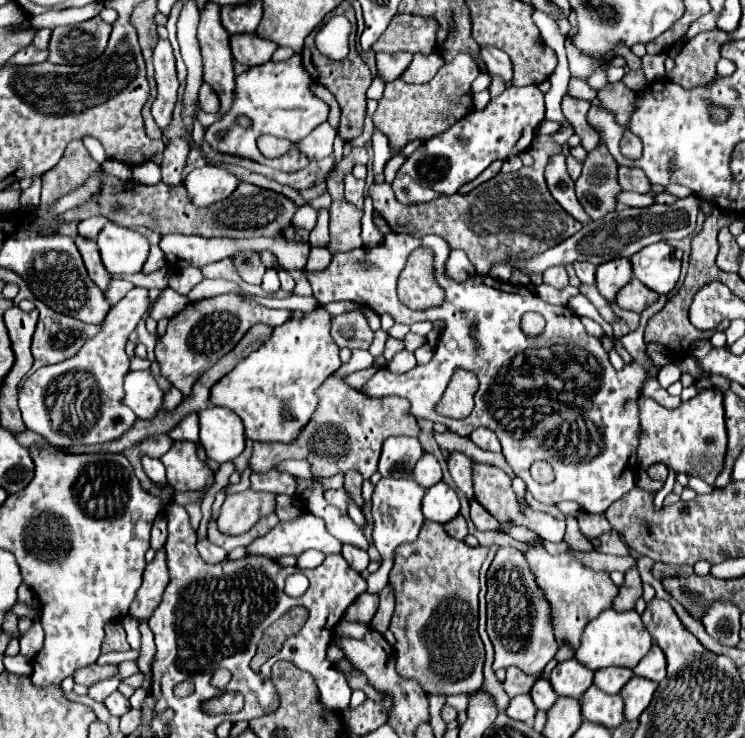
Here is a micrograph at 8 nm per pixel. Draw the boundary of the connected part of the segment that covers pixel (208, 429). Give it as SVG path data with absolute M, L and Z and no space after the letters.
M218 405L198 413L200 417L200 443L206 455L216 463L226 463L236 459L244 451L244 427L240 417Z

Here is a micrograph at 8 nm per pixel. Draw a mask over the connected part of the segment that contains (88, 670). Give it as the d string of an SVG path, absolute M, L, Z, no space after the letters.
M92 663L92 665L86 665L82 669L78 669L74 673L74 681L80 683L80 685L92 685L100 679L106 679L106 677L112 677L116 673L116 667L114 665L98 665L98 663Z

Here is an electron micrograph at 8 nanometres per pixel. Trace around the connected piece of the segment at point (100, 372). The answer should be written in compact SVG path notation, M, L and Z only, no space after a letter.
M134 287L124 299L120 299L120 303L110 307L102 331L84 343L84 347L72 359L34 371L24 381L18 395L26 427L42 435L52 445L106 443L128 431L136 421L136 415L120 403L124 397L122 379L128 373L130 363L128 355L124 353L124 345L148 309L148 289Z

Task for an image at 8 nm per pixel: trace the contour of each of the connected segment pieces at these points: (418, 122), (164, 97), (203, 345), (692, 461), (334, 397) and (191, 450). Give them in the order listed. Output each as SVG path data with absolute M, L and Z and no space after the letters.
M460 53L454 57L454 61L440 67L440 71L422 85L410 85L402 79L396 79L386 85L382 99L378 101L378 109L372 115L374 127L382 131L392 151L402 149L412 139L430 139L432 135L438 135L440 131L446 131L452 127L452 123L460 121L472 111L472 89L470 83L480 75L476 71L476 63L472 63L472 57L466 53Z
M158 39L154 47L154 69L156 69L156 83L158 83L158 97L152 103L152 115L156 123L164 129L170 121L170 113L174 109L176 93L178 93L176 65L168 39Z
M224 293L202 301L192 301L170 319L166 333L158 339L154 353L160 365L160 373L184 395L188 395L196 379L208 367L212 367L216 359L226 355L252 325L264 323L270 327L278 327L286 323L290 317L292 311L288 309L268 309L254 301L244 301L236 293Z
M712 387L698 393L694 399L682 403L678 409L666 409L656 401L642 397L640 401L640 445L638 467L648 469L654 463L664 463L676 473L688 473L700 477L708 485L714 485L724 467L726 455L726 425L722 391Z
M328 377L316 391L318 407L312 419L302 427L292 443L254 443L250 469L256 473L270 471L282 459L304 459L310 463L314 479L332 477L350 469L358 471L364 479L376 471L382 441L390 435L416 437L420 433L418 423L410 419L410 403L402 397L380 397L372 399L348 385L340 377Z
M174 441L172 449L160 457L166 467L166 479L176 491L208 489L214 481L214 473L200 463L194 443Z

